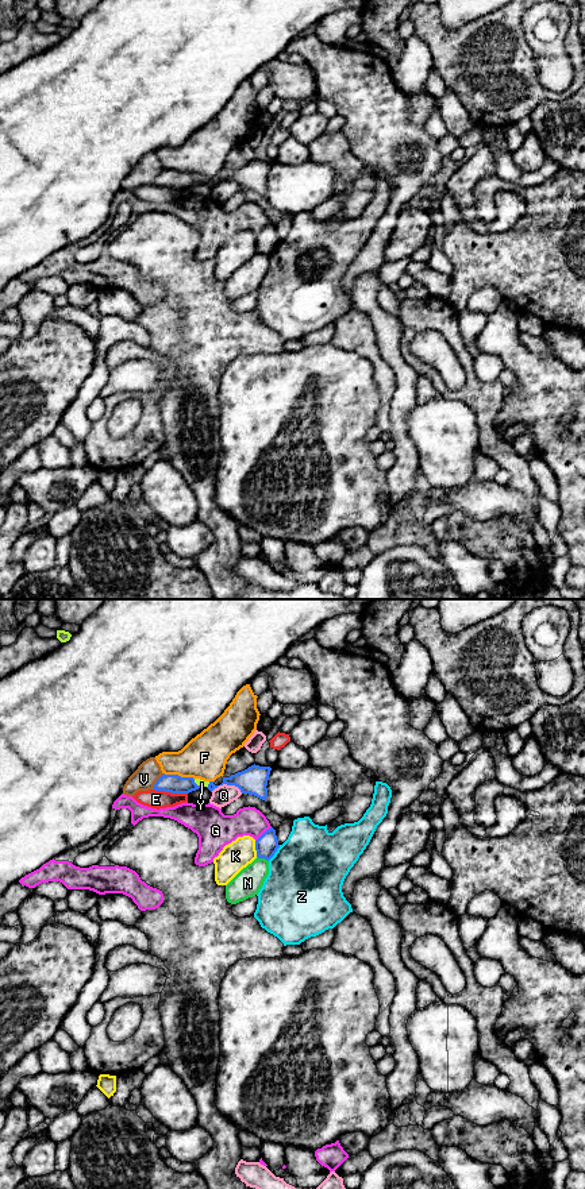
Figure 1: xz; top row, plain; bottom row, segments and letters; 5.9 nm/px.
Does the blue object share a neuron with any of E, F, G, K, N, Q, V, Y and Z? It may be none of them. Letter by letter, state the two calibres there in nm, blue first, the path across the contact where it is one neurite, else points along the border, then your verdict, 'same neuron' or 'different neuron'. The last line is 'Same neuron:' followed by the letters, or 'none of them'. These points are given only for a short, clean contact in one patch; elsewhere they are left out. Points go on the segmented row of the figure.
E: calibres 110 and 110 nm; different neuron
F: calibres 110 and 260 nm; different neuron
G: calibres 140 and 190 nm; different neuron
K: calibres 140 and 170 nm; different neuron
N: calibres 140 and 160 nm; border xz (257, 856), (268, 861); different neuron
Q: calibres 160 and 120 nm; different neuron
V: calibres 110 and 140 nm; different neuron
Y: calibres 110 and 50 nm; border xz (193, 779), (200, 786); different neuron
Z: calibres 140 and 440 nm; different neuron
Same neuron: none of them

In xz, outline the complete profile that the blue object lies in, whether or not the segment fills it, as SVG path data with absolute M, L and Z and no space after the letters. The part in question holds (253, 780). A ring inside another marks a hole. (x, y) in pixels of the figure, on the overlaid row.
M254 764L242 772L231 775L230 777L223 777L223 783L220 785L235 785L242 794L254 795L266 802L266 785L270 771L270 767L259 767Z

